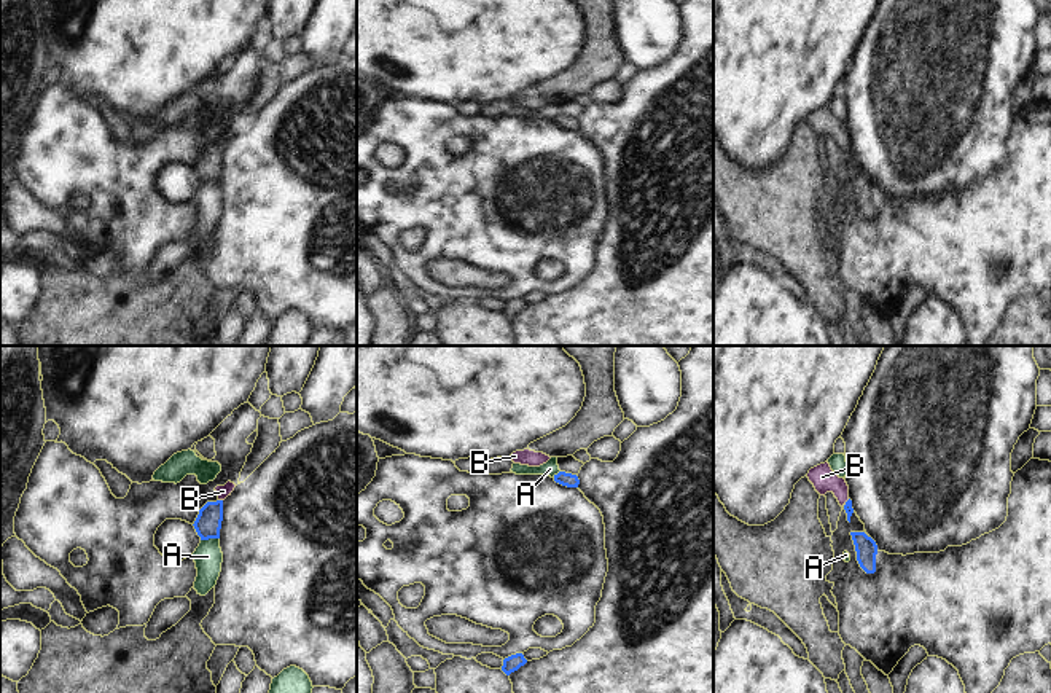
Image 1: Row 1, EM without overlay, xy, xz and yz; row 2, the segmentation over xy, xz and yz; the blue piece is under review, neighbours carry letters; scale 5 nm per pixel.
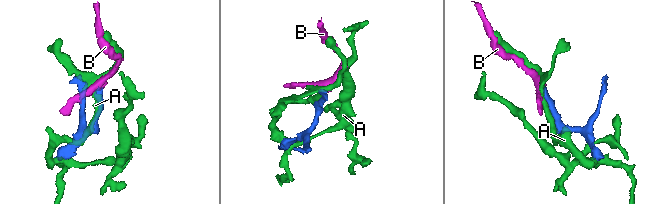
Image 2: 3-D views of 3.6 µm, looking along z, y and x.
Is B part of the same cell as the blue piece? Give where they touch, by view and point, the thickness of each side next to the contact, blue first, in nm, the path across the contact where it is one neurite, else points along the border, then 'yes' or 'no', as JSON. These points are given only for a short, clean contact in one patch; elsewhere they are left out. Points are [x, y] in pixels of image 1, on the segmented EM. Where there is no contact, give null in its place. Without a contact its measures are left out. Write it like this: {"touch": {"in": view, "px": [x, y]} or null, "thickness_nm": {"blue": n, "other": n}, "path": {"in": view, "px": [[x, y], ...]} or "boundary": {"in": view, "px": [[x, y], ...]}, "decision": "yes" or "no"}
{"touch": {"in": "xy", "px": [220, 501]}, "thickness_nm": {"blue": 140, "other": 60}, "path": {"in": "xy", "px": [[207, 524], [210, 513], [220, 501], [223, 491]]}, "decision": "yes"}

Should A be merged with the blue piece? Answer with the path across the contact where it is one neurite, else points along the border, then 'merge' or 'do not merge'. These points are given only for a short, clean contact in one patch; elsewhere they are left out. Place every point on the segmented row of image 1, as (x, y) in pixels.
do not merge

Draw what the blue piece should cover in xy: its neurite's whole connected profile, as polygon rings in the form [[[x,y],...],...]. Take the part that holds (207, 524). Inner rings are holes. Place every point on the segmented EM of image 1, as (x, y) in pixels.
[[[228,481],[225,486],[217,486],[215,491],[218,494],[217,502],[207,502],[201,510],[194,521],[194,529],[201,540],[220,538],[220,529],[223,521],[223,500],[231,495],[236,484]]]

